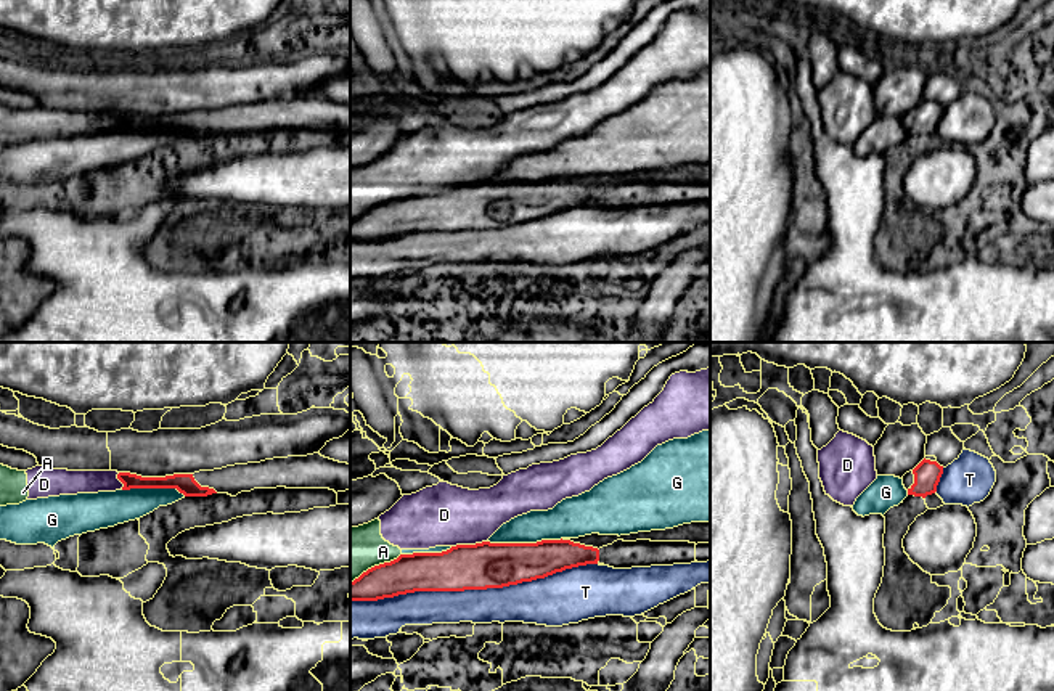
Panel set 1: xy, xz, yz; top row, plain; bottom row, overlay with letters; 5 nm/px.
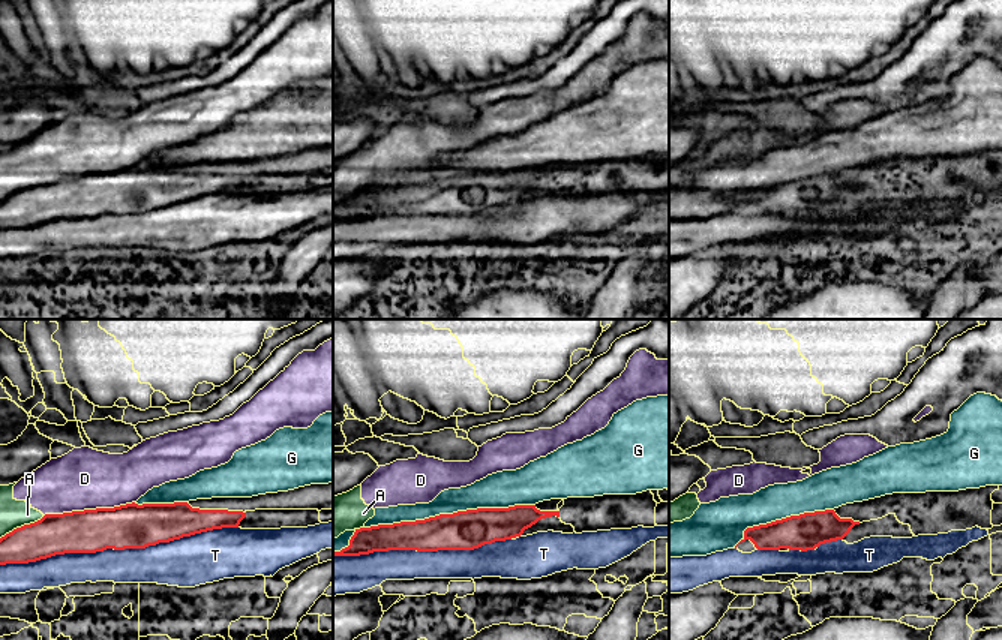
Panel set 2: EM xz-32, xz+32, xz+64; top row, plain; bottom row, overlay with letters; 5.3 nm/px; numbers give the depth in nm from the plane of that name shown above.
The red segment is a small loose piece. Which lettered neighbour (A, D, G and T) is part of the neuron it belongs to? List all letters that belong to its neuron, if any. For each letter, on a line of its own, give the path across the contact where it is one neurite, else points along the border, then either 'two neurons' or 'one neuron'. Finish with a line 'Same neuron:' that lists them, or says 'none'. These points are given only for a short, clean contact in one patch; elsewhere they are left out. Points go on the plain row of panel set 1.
A: two neurons
D: border xz (486, 180), (452, 187); two neurons
G: two neurons
T: two neurons
Same neuron: none

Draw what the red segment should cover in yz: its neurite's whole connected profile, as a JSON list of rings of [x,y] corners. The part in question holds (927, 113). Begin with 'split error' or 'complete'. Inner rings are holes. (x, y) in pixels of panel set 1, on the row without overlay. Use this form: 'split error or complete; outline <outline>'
split error; outline [[[924,98],[913,111],[903,116],[903,125],[908,135],[925,138],[937,132],[942,114],[943,106]]]

